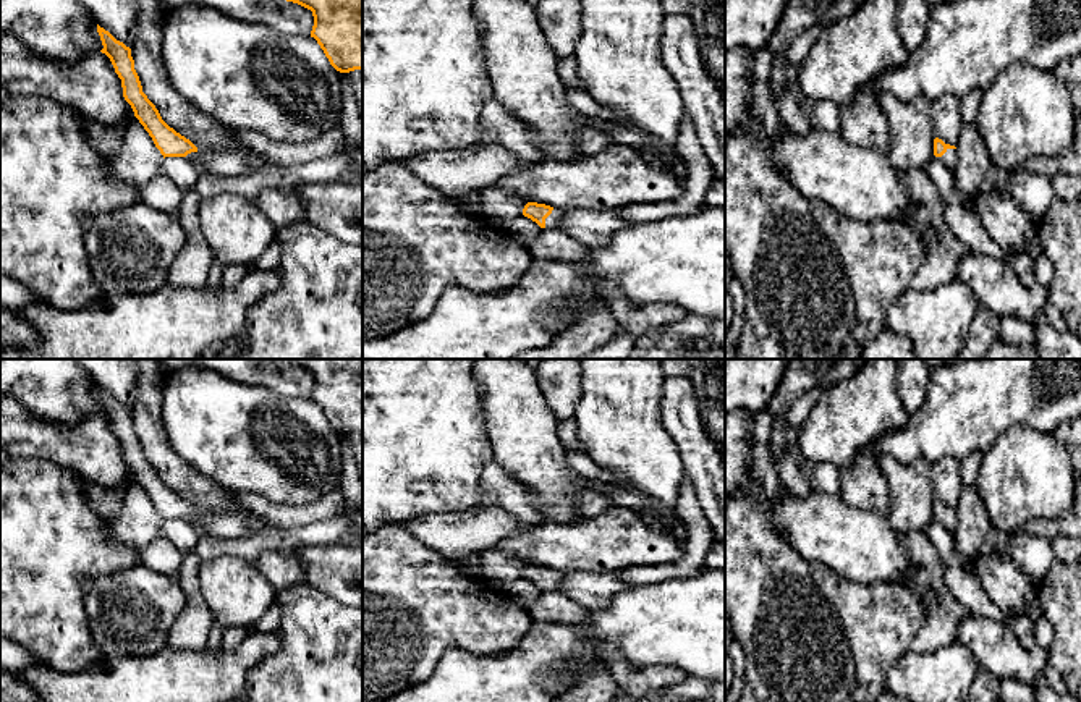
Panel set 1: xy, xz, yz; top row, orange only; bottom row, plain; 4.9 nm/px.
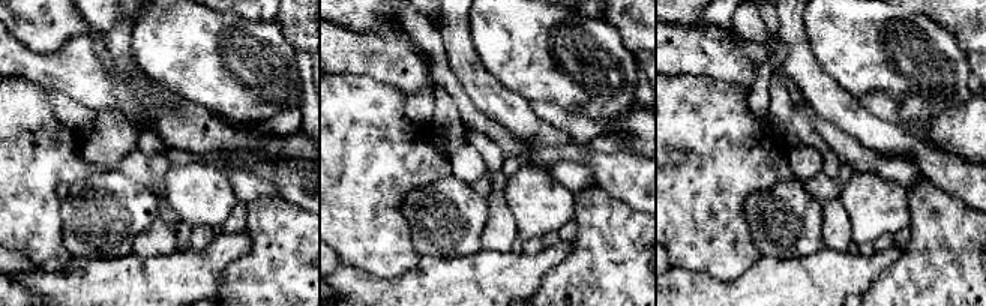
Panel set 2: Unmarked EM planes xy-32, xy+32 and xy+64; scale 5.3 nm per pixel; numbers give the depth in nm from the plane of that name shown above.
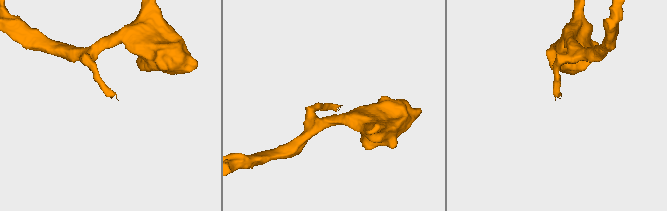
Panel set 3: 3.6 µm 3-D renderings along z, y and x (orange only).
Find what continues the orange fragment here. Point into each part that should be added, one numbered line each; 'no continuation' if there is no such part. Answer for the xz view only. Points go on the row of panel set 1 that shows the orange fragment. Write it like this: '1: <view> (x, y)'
1: xz (554, 220)

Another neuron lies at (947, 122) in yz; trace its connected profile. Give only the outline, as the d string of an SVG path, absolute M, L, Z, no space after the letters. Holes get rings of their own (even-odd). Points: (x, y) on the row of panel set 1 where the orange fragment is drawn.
M945 94L932 102L932 128L935 137L942 139L945 144L958 144L963 116L961 116L961 99L952 94Z

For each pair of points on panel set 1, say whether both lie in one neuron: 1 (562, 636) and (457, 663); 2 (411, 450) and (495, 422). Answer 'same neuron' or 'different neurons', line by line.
1: same neuron
2: different neurons

